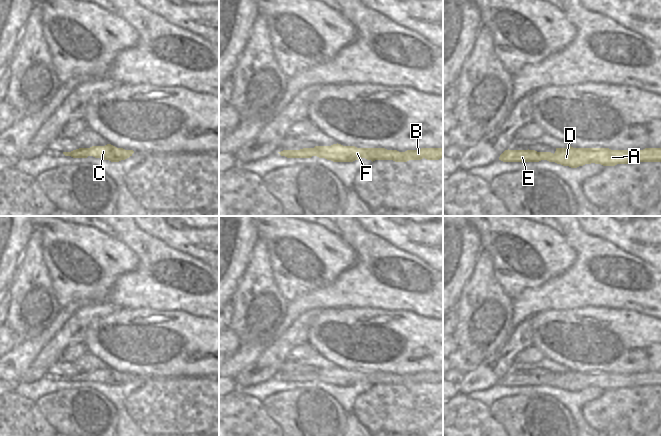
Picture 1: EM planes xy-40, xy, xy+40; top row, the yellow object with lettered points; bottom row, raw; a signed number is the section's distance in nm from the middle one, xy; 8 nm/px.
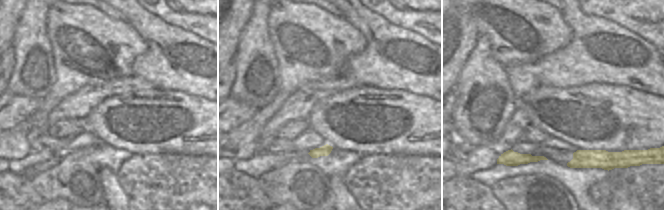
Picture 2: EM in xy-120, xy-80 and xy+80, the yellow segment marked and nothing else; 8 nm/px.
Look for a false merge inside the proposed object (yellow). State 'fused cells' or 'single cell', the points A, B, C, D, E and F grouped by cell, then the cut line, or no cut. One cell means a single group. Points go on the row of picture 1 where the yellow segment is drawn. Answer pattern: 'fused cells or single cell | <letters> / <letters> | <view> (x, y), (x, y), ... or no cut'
single cell | A B C D E F | no cut

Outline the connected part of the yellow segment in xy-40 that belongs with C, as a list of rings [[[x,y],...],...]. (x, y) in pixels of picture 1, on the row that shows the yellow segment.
[[[111,144],[105,146],[92,146],[90,148],[79,148],[71,152],[63,152],[65,156],[71,156],[73,158],[87,158],[88,156],[93,156],[111,162],[125,160],[132,156],[133,153],[133,150],[117,148]]]

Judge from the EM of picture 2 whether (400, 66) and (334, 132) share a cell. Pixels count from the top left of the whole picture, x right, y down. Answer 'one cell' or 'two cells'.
two cells

